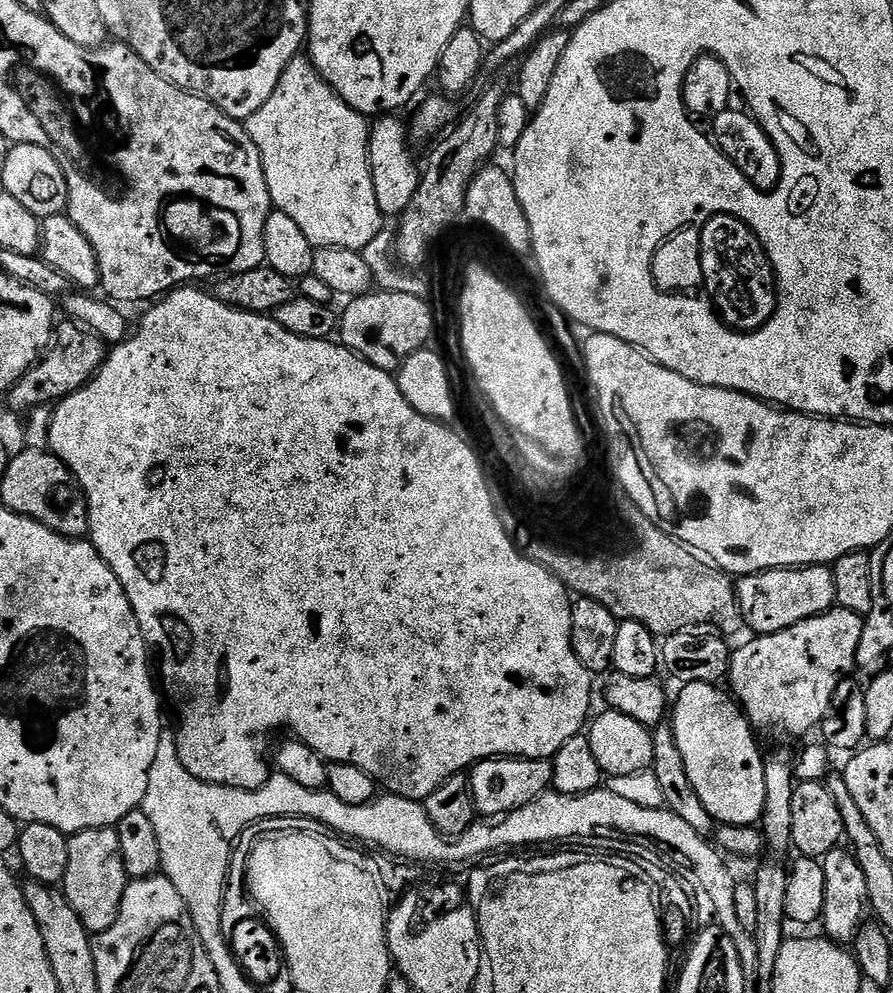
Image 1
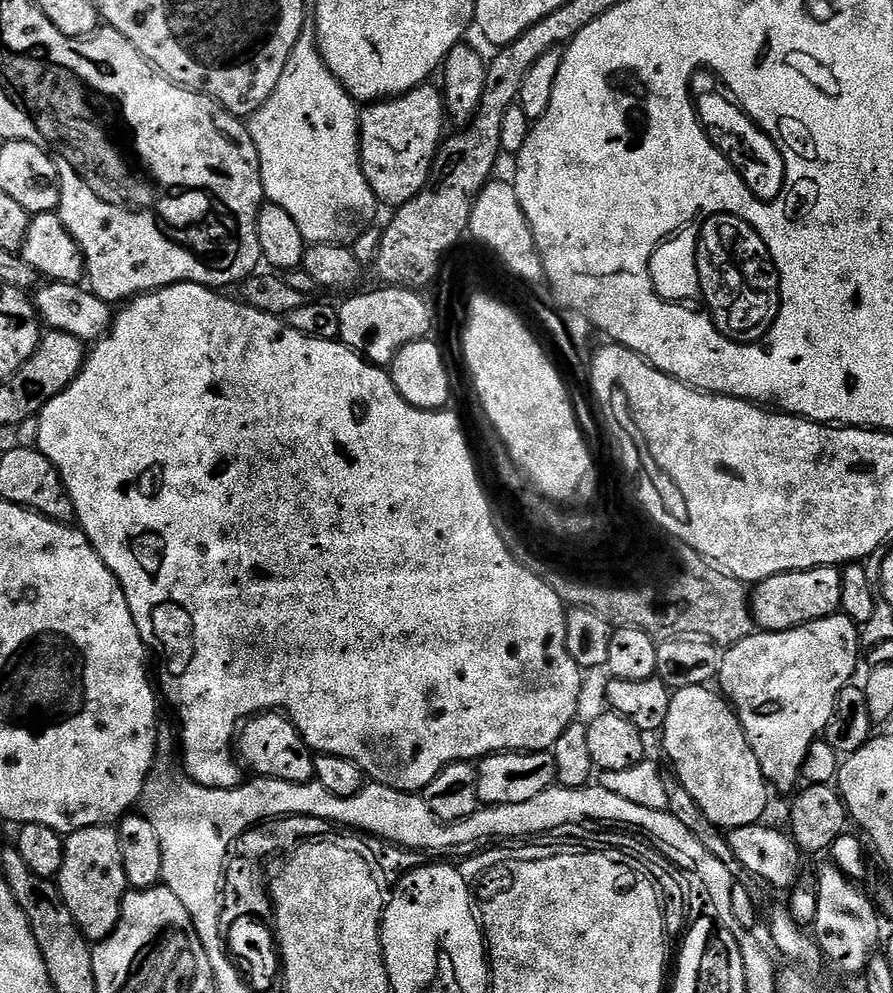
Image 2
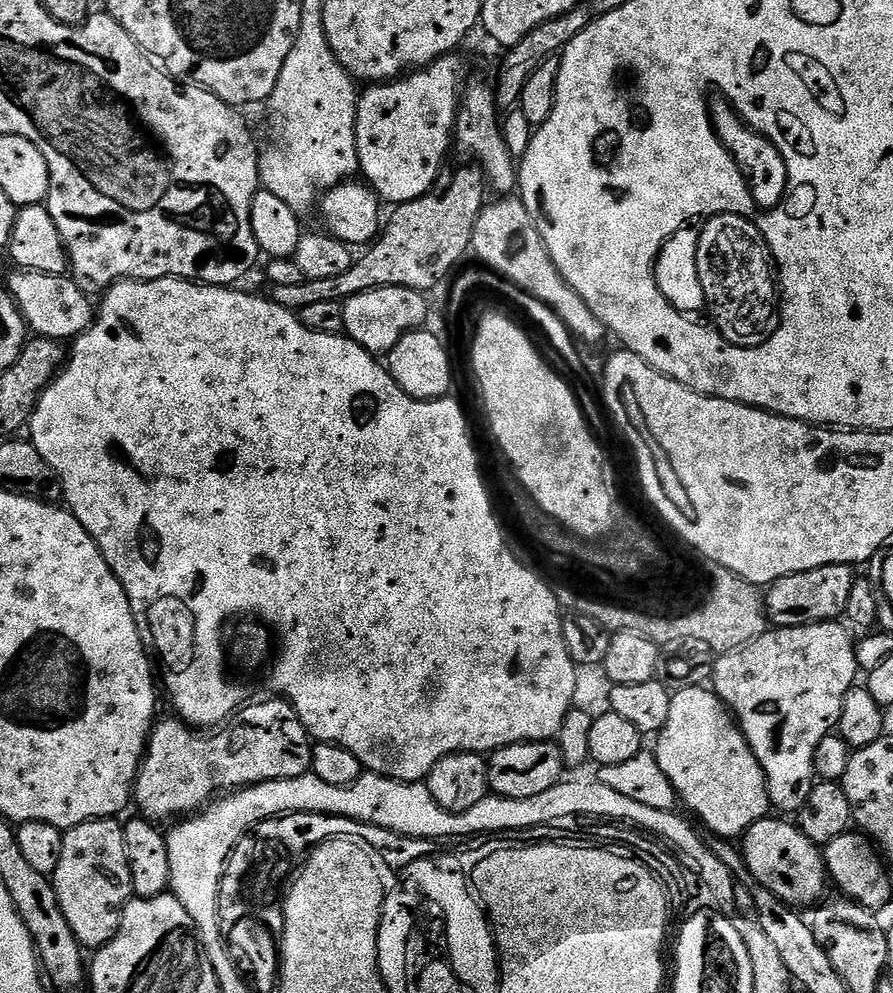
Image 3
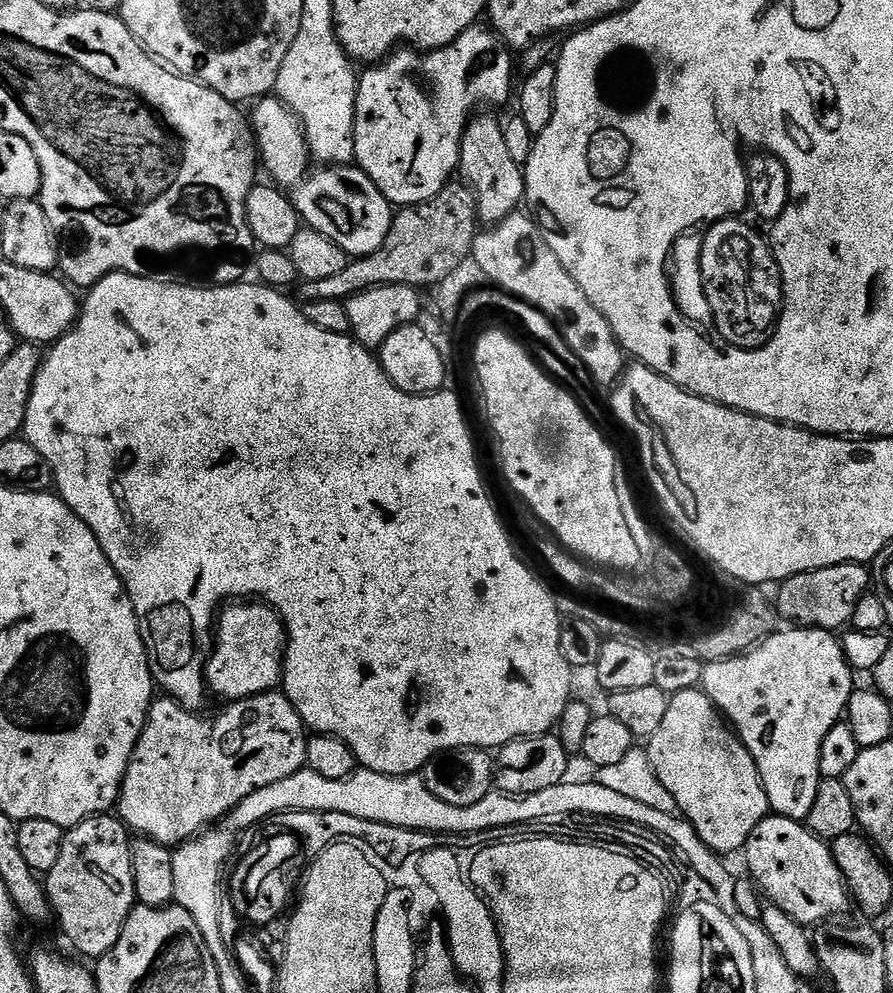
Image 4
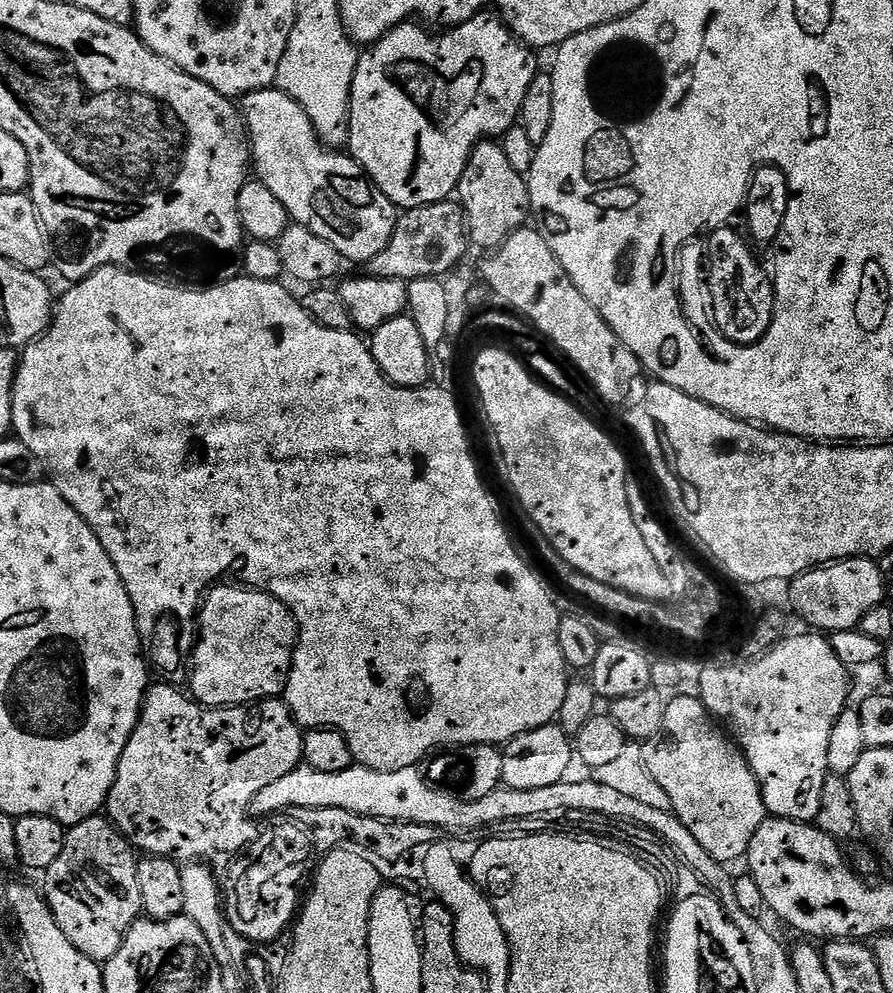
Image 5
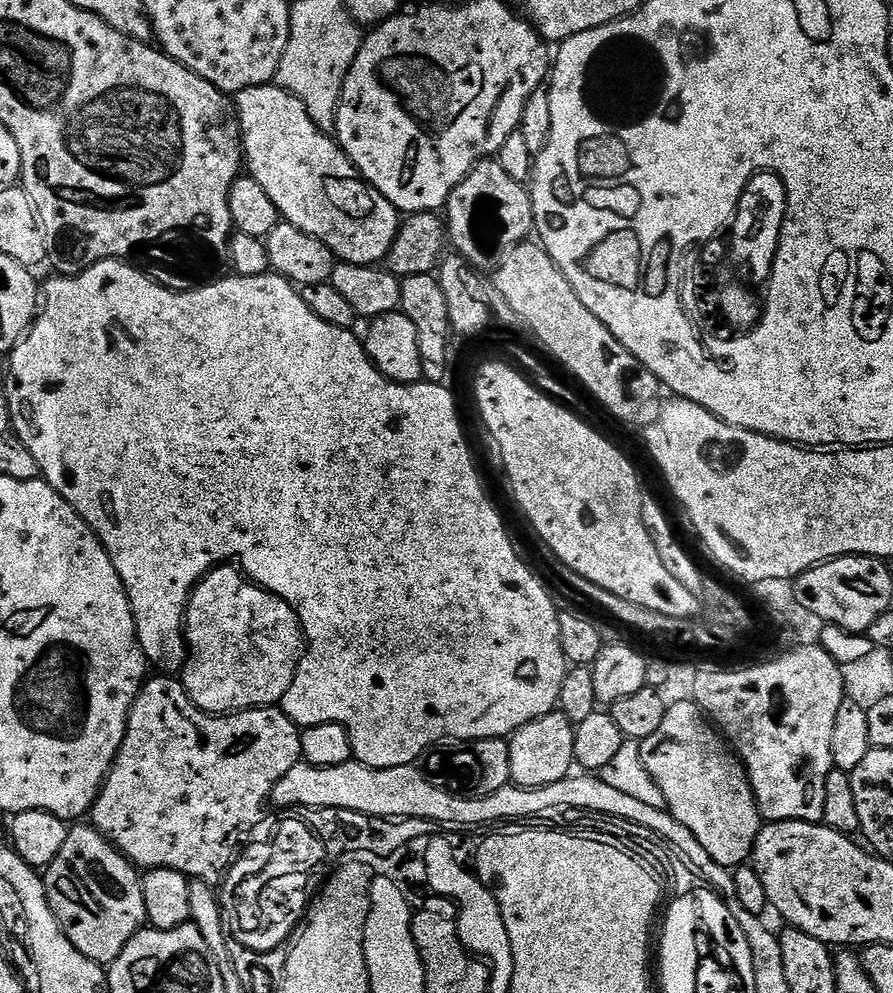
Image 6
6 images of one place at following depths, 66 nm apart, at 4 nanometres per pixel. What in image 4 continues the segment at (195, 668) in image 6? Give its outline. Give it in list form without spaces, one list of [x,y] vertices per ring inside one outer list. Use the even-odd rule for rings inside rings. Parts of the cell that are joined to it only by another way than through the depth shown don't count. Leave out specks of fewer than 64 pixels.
[[[229,603],[214,624],[214,643],[204,666],[207,691],[221,696],[224,702],[235,702],[279,689],[284,679],[287,649],[288,632],[280,615],[269,604]]]

